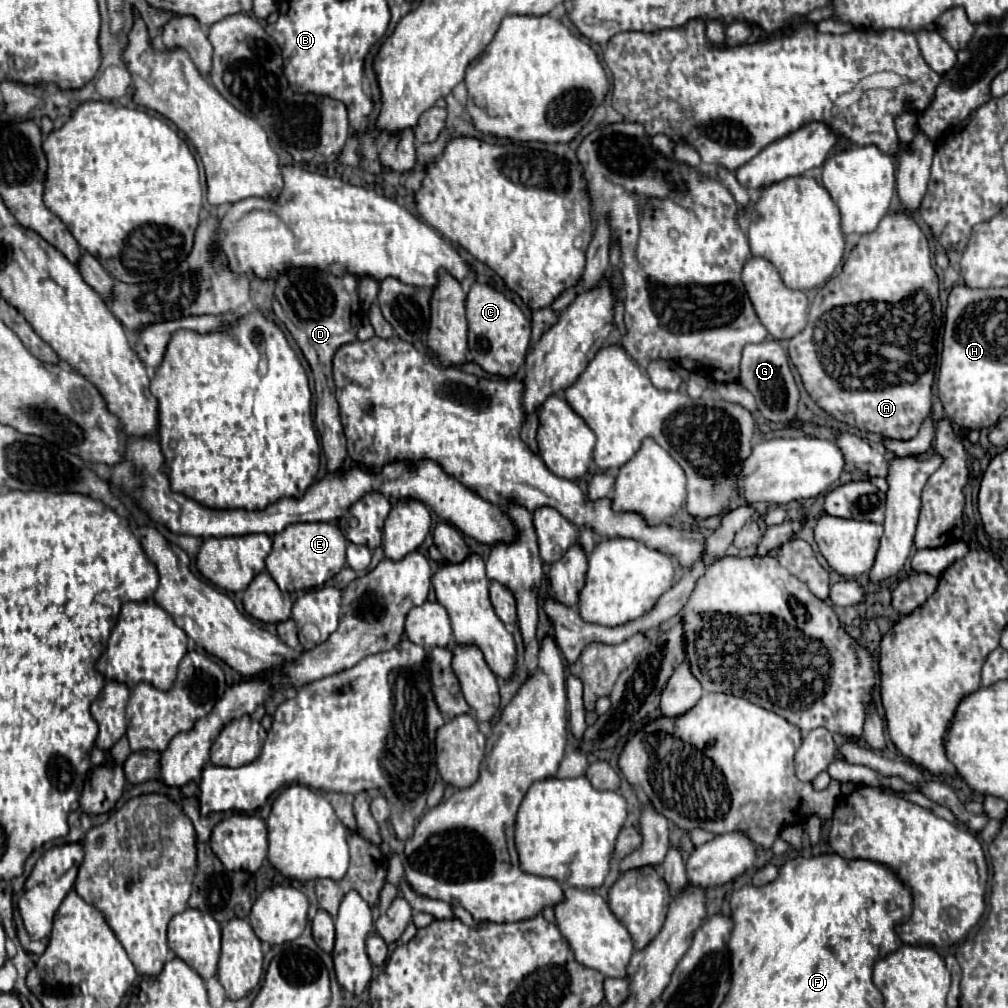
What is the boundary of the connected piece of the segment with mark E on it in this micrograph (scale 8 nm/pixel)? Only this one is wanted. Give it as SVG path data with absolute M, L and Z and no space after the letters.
M298 522L286 526L274 536L272 552L266 558L266 570L282 592L318 588L336 576L346 564L346 536L332 522Z

